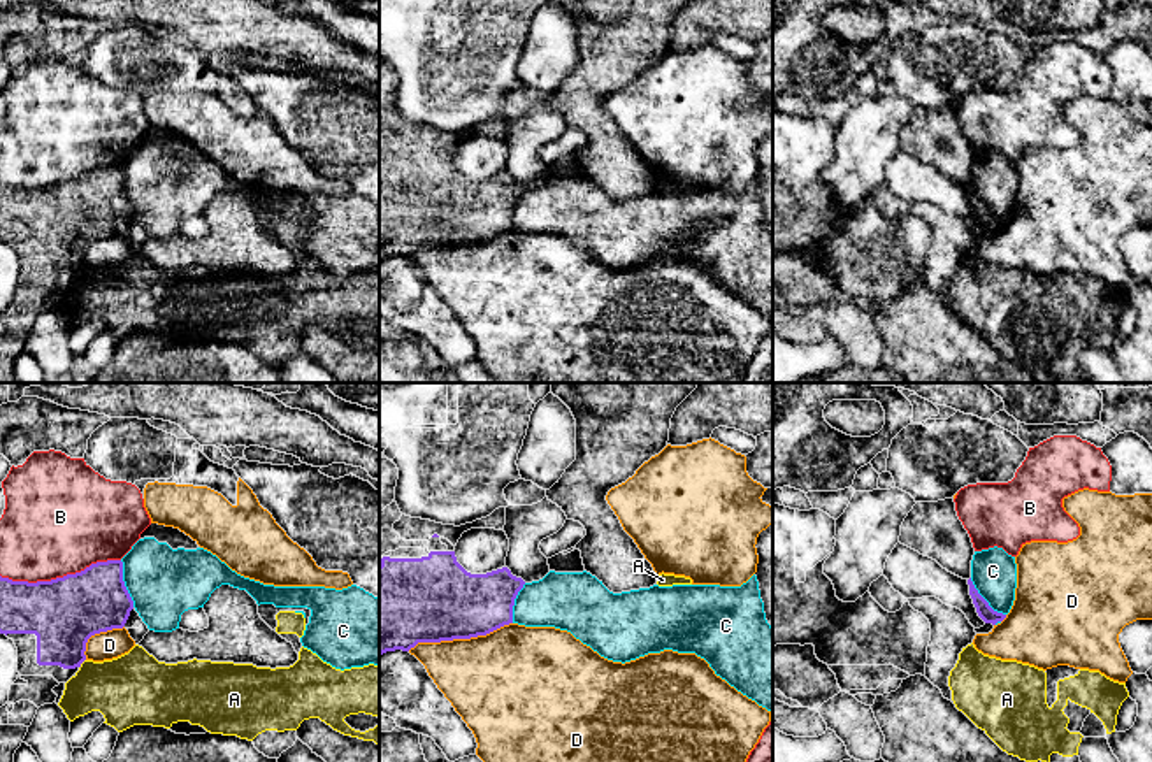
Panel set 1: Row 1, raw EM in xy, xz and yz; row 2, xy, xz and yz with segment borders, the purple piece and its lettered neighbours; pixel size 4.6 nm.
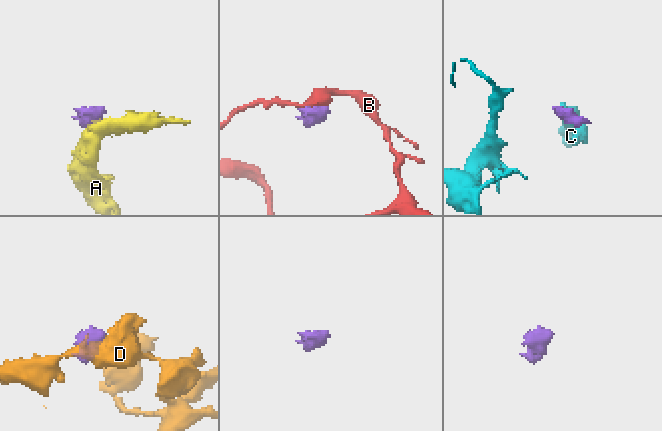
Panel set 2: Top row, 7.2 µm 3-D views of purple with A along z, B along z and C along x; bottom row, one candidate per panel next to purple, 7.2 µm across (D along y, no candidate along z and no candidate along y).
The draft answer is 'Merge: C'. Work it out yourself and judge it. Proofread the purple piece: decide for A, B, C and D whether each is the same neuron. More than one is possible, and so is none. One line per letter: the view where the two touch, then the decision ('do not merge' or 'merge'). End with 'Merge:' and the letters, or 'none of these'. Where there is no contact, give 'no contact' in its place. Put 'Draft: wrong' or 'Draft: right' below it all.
A: xy | do not merge
B: xy | do not merge
C: xy | do not merge
D: xz | do not merge
Merge: none of these
Draft: wrong

